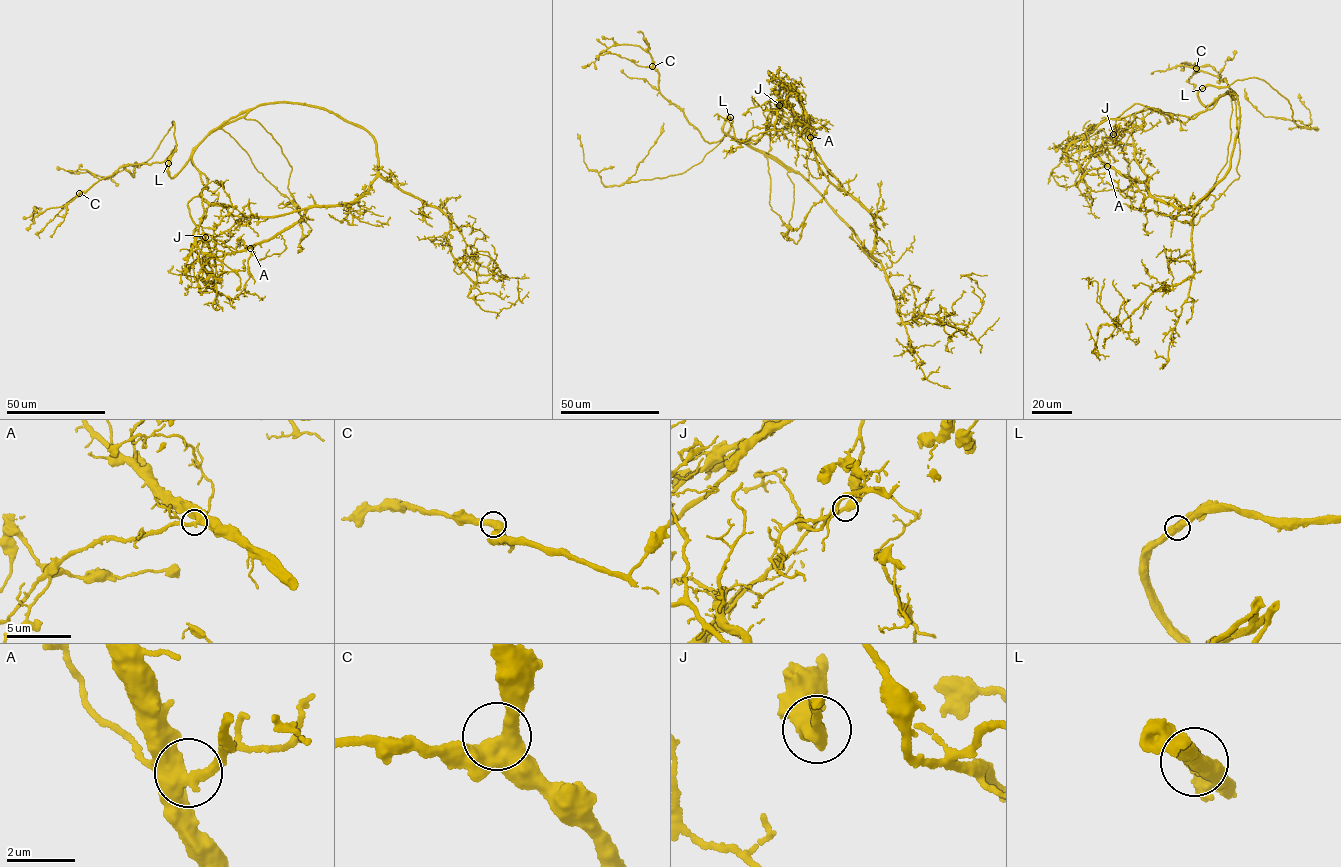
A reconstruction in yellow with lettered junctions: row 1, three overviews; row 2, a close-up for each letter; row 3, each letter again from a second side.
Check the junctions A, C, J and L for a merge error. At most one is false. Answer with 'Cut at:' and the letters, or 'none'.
Cut at: L

